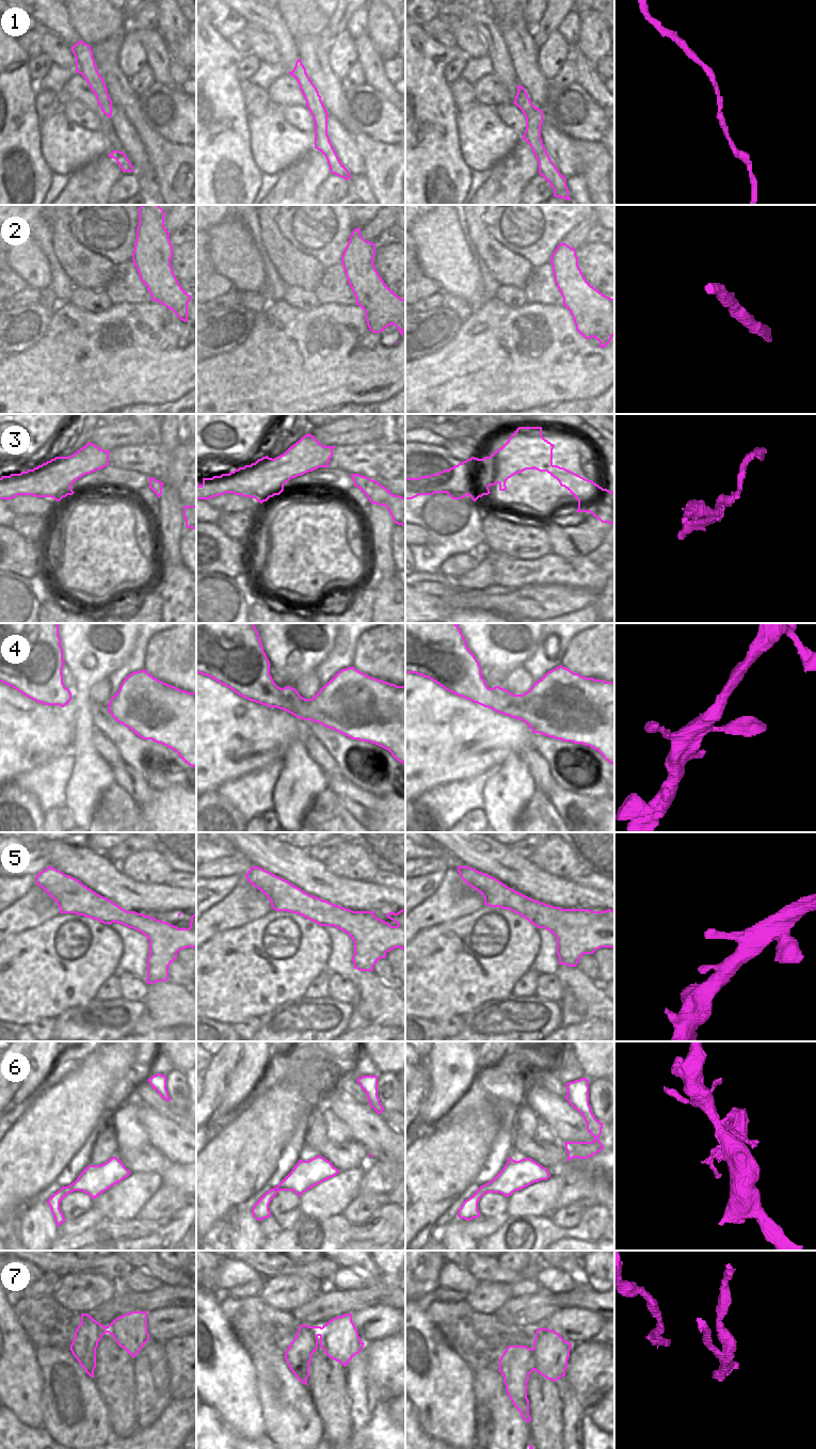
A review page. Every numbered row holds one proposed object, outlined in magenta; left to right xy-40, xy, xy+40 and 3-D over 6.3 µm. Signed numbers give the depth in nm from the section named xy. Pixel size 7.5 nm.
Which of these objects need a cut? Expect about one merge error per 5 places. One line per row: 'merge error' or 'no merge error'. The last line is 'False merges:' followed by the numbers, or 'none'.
1: no merge error
2: no merge error
3: merge error
4: no merge error
5: no merge error
6: no merge error
7: merge error
False merges: 3, 7

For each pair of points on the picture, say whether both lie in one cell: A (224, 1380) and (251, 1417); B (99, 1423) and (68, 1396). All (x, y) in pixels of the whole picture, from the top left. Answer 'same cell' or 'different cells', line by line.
A: same cell
B: same cell

